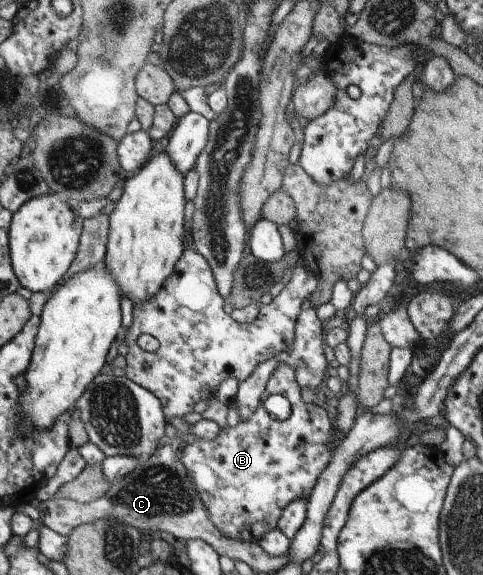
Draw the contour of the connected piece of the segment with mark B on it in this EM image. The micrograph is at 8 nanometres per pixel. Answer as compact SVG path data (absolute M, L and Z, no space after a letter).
M288 365L276 367L276 373L268 382L266 396L282 395L290 404L290 413L283 421L271 419L268 411L260 404L256 415L248 421L239 420L235 427L224 427L214 441L204 439L190 442L180 453L182 463L188 469L192 483L202 497L210 519L218 527L218 531L229 540L260 541L268 531L277 529L279 515L286 509L288 503L295 502L302 495L309 497L315 481L328 465L332 457L334 445L334 421L330 421L328 411L322 402L304 403L300 397L300 387L295 379L295 370Z

